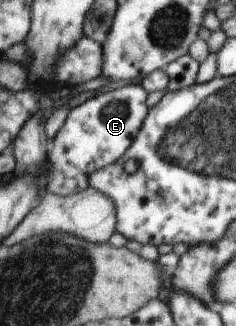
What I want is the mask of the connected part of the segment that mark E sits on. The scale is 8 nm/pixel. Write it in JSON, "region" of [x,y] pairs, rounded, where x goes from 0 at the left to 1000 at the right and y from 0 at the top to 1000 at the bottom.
{"region":[[[530,258],[453,276],[309,331],[208,451],[208,503],[220,509],[203,592],[301,601],[377,577],[411,521],[458,512],[521,485],[597,387],[619,328],[614,273],[585,258]]]}

